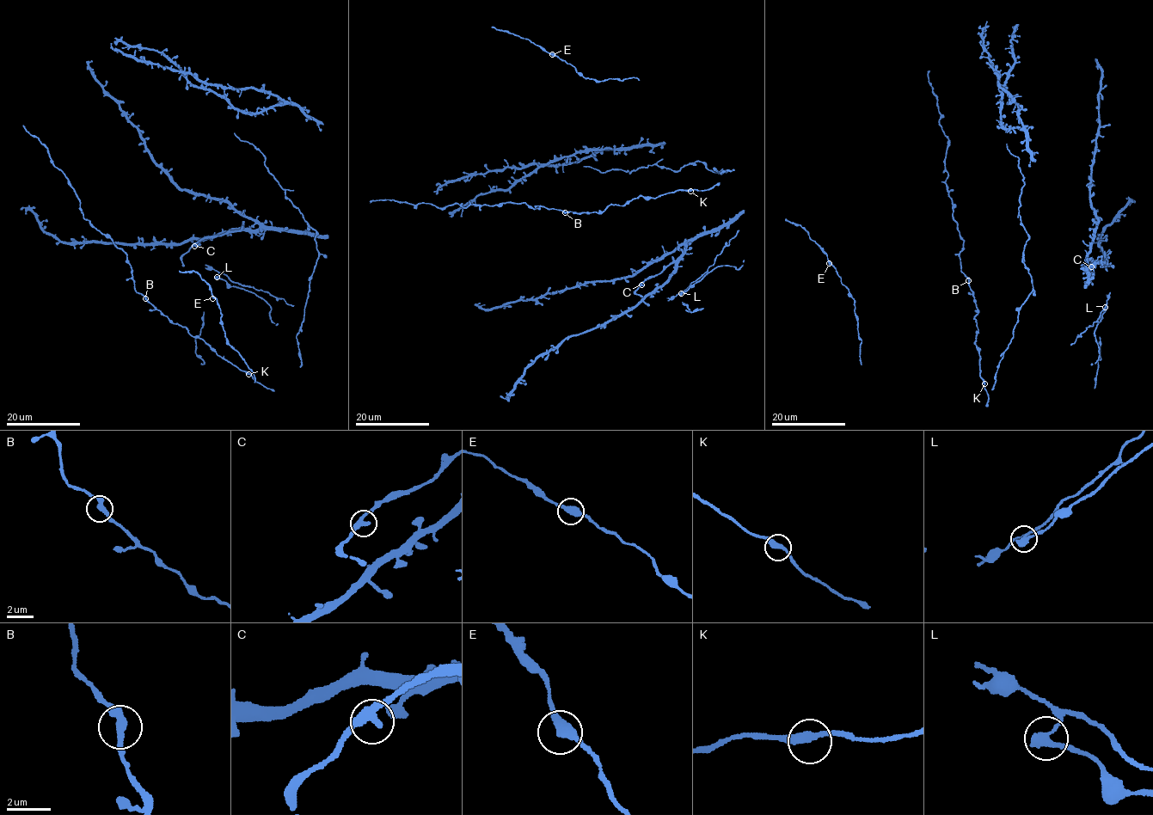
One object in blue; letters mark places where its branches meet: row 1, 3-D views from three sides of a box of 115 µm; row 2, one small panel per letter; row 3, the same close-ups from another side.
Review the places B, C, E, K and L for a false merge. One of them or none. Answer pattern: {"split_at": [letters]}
{"split_at": ["L"]}

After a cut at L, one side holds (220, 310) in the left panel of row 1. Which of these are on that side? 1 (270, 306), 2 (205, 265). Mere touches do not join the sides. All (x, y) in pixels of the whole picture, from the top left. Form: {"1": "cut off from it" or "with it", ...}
{"1": "with it", "2": "cut off from it"}

